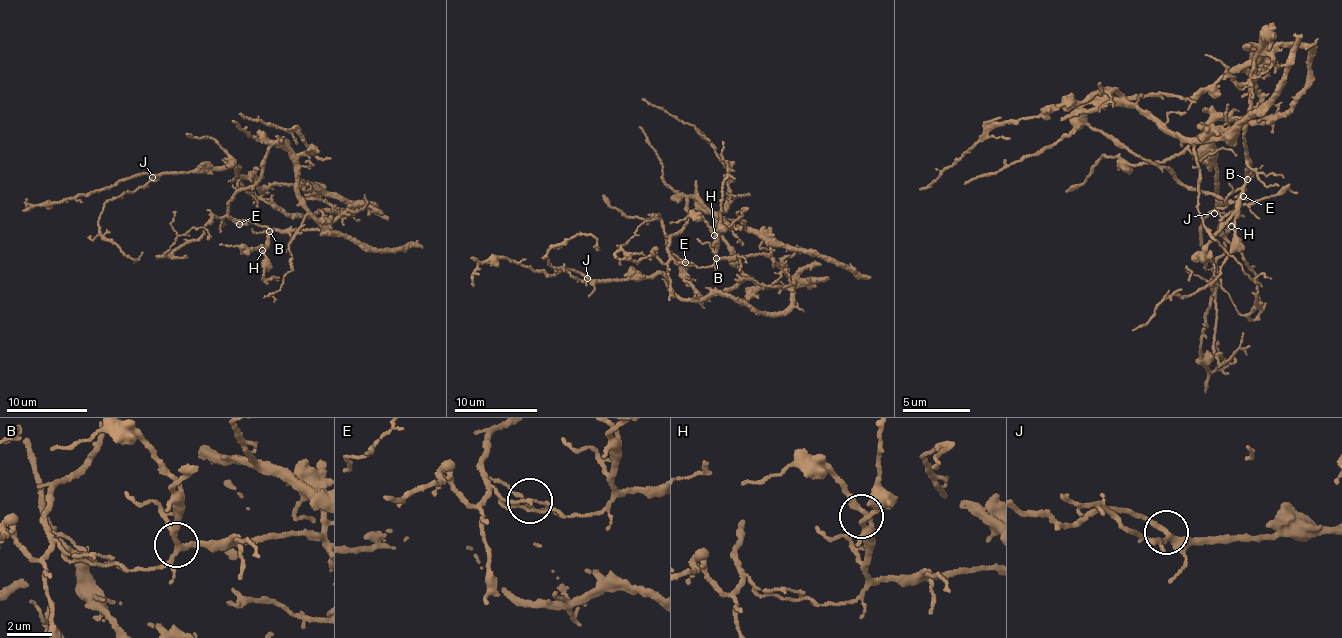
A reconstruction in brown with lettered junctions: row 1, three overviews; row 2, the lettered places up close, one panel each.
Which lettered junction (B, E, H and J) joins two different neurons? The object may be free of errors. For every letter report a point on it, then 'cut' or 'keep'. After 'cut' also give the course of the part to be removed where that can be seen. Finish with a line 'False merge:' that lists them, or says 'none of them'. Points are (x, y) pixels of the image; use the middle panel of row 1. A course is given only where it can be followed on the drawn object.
B: (716, 258) | keep
E: (685, 262) | cut | (686, 262), (767, 255), (796, 281), (760, 285), (741, 270), (716, 220), (726, 166), (642, 97)
H: (714, 235) | keep
J: (587, 278) | keep
False merge: E

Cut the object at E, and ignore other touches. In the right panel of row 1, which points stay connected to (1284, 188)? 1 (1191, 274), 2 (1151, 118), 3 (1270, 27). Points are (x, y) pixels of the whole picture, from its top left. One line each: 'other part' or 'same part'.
1: same part
2: same part
3: other part

